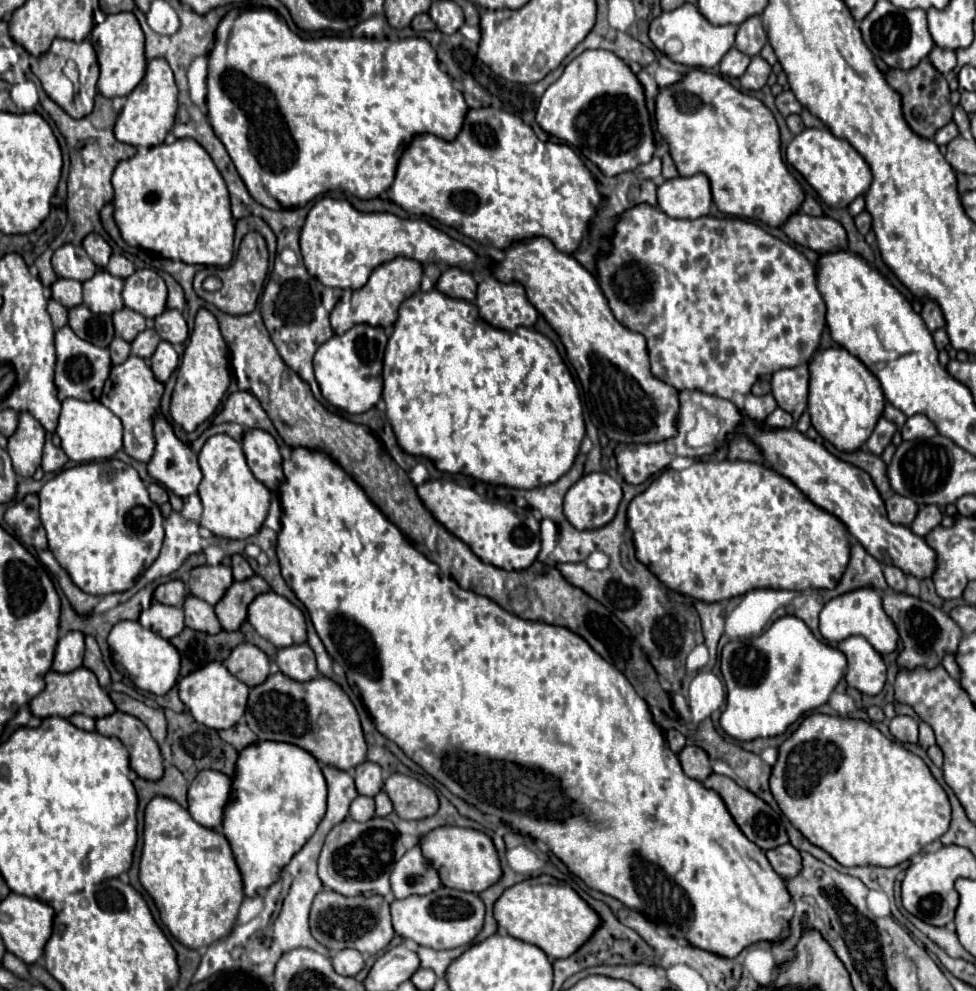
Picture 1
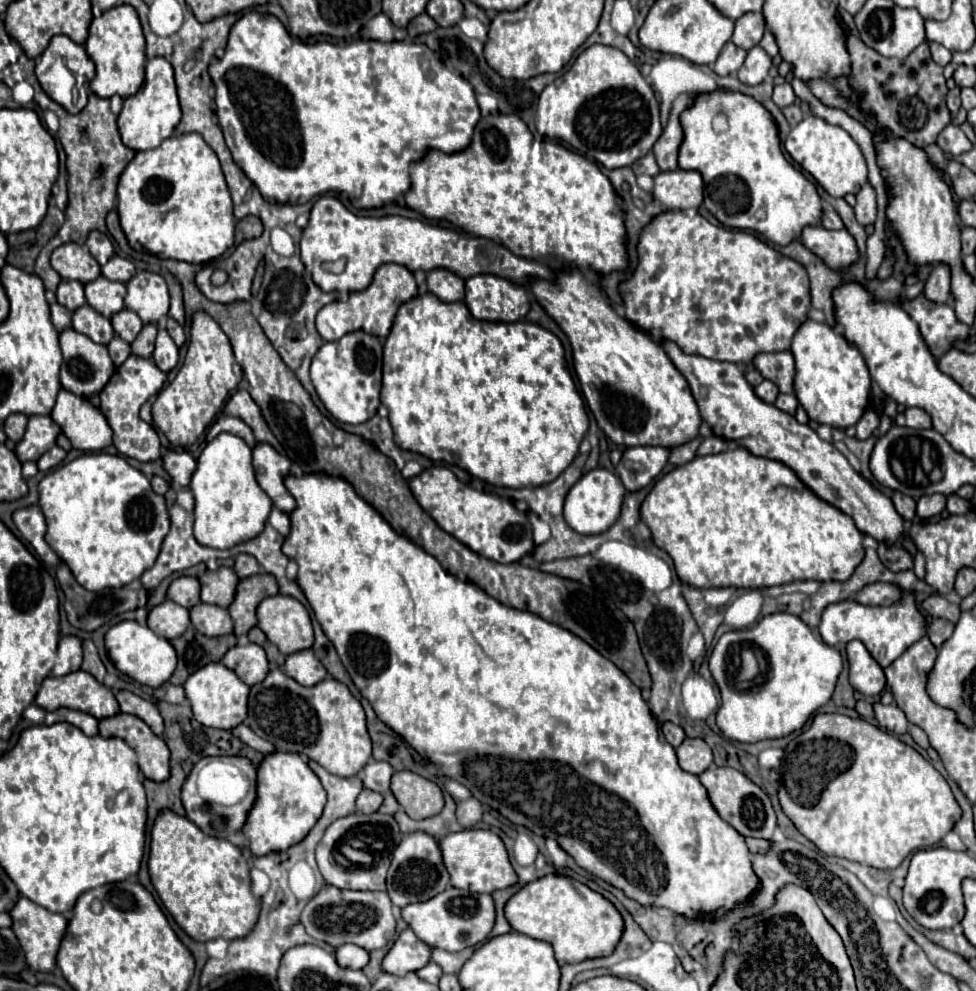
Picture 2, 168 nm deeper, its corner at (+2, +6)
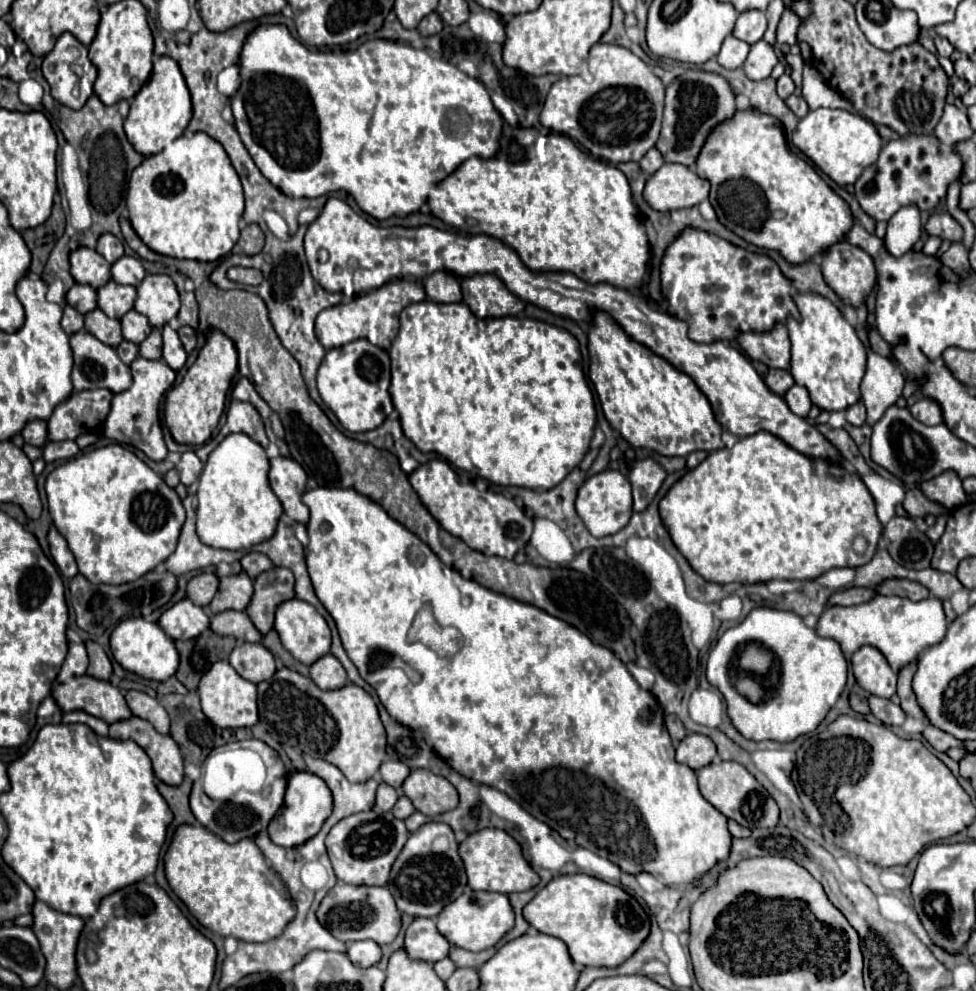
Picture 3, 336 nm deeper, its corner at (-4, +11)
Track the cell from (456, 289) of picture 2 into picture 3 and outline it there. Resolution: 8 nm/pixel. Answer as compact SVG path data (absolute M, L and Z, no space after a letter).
M435 271L425 281L427 297L435 303L459 303L463 301L463 291L459 279L449 271Z

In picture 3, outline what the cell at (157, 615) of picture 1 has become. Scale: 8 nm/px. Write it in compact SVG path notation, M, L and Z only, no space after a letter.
M181 599L161 615L159 625L171 639L191 639L209 627L209 617L203 607Z

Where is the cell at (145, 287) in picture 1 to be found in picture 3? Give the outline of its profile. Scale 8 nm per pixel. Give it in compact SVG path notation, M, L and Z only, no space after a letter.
M145 275L137 285L135 309L143 313L151 327L163 327L179 311L179 293L169 275Z

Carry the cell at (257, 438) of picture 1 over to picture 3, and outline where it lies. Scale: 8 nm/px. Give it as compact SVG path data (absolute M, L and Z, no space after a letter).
M291 457L271 459L271 469L269 469L271 489L279 497L283 511L297 523L307 523L309 519L309 509L301 501L301 495L305 491L305 479L307 473L295 459Z

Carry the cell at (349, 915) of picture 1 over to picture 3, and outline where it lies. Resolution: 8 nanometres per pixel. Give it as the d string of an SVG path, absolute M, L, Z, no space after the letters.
M337 881L333 889L327 891L323 901L317 907L317 921L339 941L351 943L357 939L371 939L377 945L393 943L401 929L401 911L395 905L393 895L387 887L369 887L369 885L349 885Z

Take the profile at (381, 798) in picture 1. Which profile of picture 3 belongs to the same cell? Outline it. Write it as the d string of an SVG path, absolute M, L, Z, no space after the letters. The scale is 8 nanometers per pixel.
M401 795L401 797L397 799L395 807L393 807L393 813L395 813L395 817L399 817L399 819L407 819L413 811L415 811L415 807L413 807L413 803L411 803L405 795Z

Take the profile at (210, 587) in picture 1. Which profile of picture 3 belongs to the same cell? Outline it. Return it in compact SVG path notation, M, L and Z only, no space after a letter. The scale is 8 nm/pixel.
M237 573L229 577L219 579L219 589L209 605L211 613L221 613L227 609L245 611L249 599L253 595L253 581L247 577L247 573Z

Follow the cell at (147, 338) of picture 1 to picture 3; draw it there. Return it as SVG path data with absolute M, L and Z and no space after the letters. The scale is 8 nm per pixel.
M151 329L149 337L139 345L139 355L145 359L161 359L161 329Z

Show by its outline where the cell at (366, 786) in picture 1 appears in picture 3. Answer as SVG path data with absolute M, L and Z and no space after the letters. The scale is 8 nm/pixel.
M387 759L387 761L383 761L381 767L379 767L379 775L381 775L383 783L395 787L397 791L401 789L401 785L403 785L403 781L405 781L405 777L407 777L409 773L411 773L411 769L409 769L405 763L401 763L401 761L391 761L391 759Z

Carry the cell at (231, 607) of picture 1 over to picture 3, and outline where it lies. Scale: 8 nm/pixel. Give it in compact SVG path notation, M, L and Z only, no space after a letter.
M273 567L261 573L253 581L255 593L247 605L247 615L251 617L257 631L263 635L273 627L275 607L287 599L295 597L293 591L293 573L285 567Z

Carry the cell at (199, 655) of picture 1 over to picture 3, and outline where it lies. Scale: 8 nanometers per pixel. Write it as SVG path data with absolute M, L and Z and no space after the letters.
M205 629L199 637L187 639L187 641L175 641L179 655L181 655L181 665L177 669L177 679L189 689L197 689L199 679L203 673L219 659L227 659L231 649L235 647L237 639L235 637L221 637L215 635L211 629Z

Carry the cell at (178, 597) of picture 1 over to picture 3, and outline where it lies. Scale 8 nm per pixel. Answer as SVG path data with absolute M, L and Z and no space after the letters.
M199 573L187 583L187 599L191 599L195 605L203 607L211 603L211 597L217 591L217 575L215 573Z

